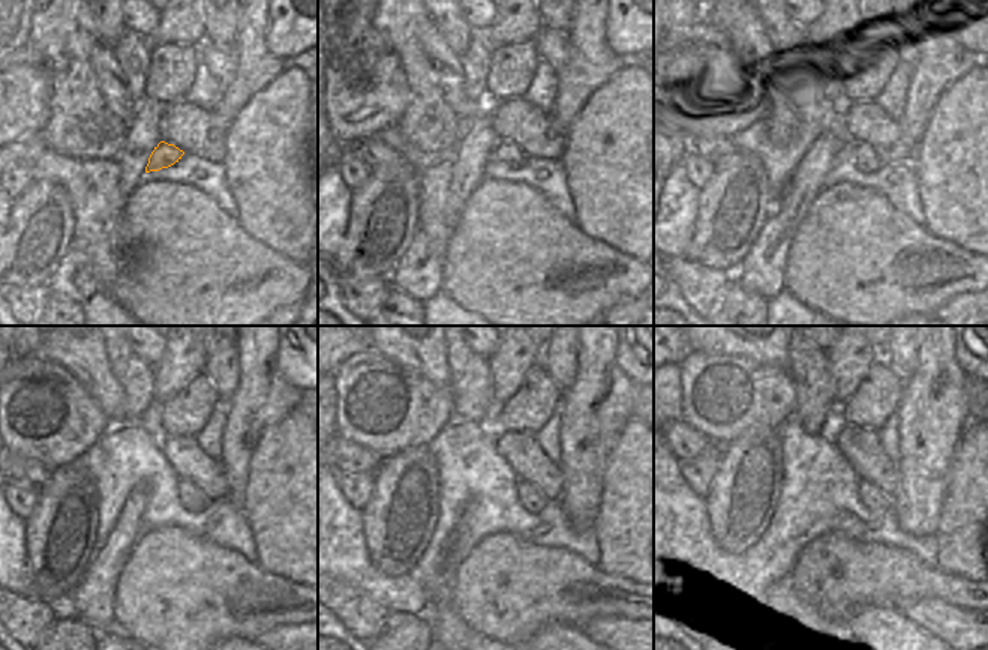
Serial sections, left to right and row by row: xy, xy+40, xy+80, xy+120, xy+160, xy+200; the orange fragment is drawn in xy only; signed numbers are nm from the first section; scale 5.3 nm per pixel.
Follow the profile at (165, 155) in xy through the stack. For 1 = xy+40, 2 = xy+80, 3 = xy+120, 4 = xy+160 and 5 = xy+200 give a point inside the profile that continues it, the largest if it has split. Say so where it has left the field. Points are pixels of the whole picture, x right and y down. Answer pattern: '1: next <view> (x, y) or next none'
1: next xy+40 (507, 152)
2: next xy+80 (858, 153)
3: next xy+120 (192, 499)
4: next xy+160 (529, 499)
5: next xy+200 (873, 499)

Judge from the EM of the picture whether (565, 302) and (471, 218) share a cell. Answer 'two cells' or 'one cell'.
one cell

